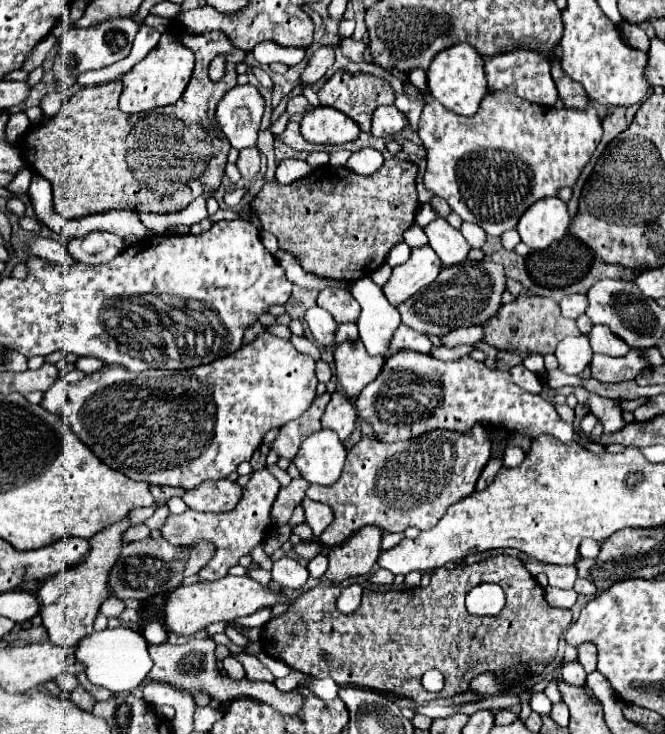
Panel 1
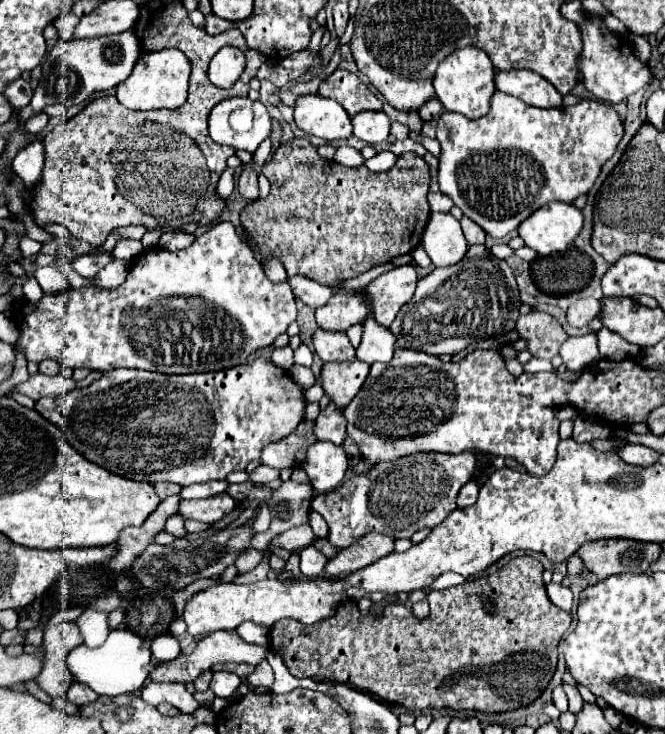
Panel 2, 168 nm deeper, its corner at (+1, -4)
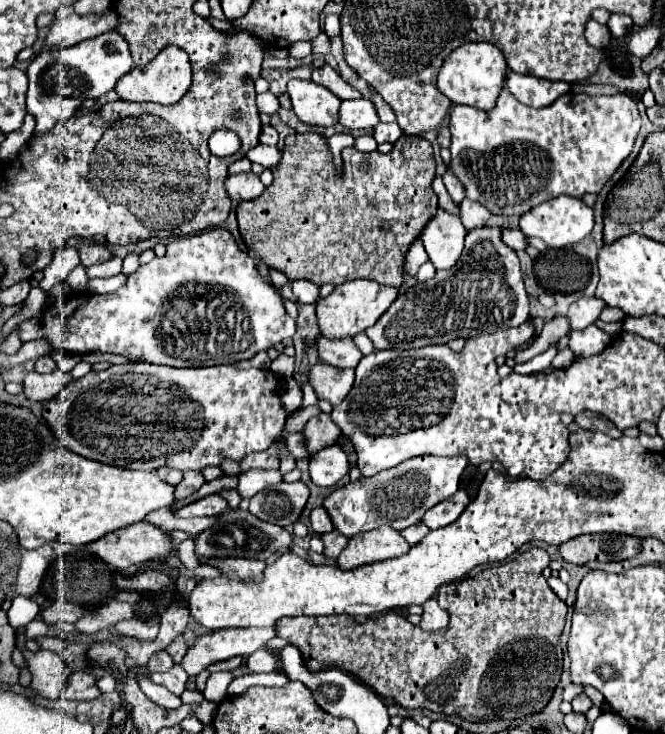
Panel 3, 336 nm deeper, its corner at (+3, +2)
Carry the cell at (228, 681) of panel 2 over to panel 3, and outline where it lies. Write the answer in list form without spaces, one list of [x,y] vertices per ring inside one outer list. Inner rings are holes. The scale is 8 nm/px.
[[[220,671],[220,673],[212,673],[206,681],[206,689],[204,689],[204,697],[212,703],[220,703],[226,697],[226,689],[230,685],[230,681],[234,679],[234,675],[230,671]]]

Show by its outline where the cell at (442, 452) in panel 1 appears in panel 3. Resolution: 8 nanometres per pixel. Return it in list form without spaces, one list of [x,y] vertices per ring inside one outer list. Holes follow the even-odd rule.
[[[412,457],[392,469],[376,473],[374,477],[362,477],[338,487],[324,499],[324,509],[328,511],[334,529],[338,529],[344,537],[354,537],[382,525],[402,531],[422,521],[424,513],[430,507],[452,497],[458,491],[460,475],[466,465],[466,457]]]

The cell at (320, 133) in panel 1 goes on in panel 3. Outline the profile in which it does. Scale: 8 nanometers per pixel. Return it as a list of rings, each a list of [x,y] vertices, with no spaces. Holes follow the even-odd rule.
[[[292,79],[288,83],[288,95],[292,99],[294,113],[302,123],[318,127],[334,127],[338,123],[340,99],[322,85]]]

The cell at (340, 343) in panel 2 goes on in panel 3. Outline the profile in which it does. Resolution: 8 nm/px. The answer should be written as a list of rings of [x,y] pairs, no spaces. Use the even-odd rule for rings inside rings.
[[[328,337],[318,339],[318,355],[322,363],[334,367],[356,367],[362,359],[360,349],[354,345],[352,337],[344,337],[342,341],[330,341]]]

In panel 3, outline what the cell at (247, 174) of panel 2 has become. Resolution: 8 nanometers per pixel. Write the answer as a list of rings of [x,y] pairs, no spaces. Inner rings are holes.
[[[248,171],[248,173],[230,175],[226,179],[226,191],[232,201],[248,201],[248,199],[260,197],[260,193],[264,191],[264,185],[260,183],[258,175]]]

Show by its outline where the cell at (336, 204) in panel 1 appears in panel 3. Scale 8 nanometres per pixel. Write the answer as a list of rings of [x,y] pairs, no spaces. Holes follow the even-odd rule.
[[[292,133],[284,139],[284,157],[282,161],[272,169],[274,181],[268,187],[268,191],[262,193],[262,197],[252,201],[242,201],[236,207],[238,227],[240,235],[246,243],[246,247],[256,253],[268,267],[274,267],[282,271],[290,281],[294,279],[308,279],[312,283],[332,283],[342,285],[352,279],[374,279],[382,285],[402,285],[402,259],[408,251],[410,243],[422,233],[424,225],[434,217],[438,209],[438,201],[434,205],[434,191],[432,191],[432,179],[436,171],[432,145],[426,139],[420,137],[406,137],[402,135],[394,149],[388,155],[382,153],[358,153],[354,147],[346,147],[342,151],[342,167],[344,173],[336,175],[332,153],[326,147],[326,139],[318,133]],[[318,159],[318,161],[316,161]],[[326,159],[326,161],[324,161]],[[326,163],[326,165],[324,165]],[[368,163],[368,171],[360,171],[360,165]],[[270,189],[312,189],[312,193],[302,191],[302,207],[308,211],[308,197],[312,199],[310,213],[312,217],[300,219],[300,203],[294,197],[292,191],[270,191]],[[382,221],[388,221],[392,231],[386,235],[380,231]]]

